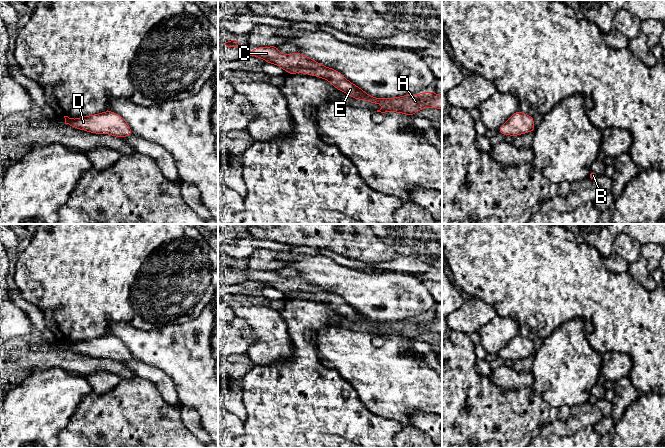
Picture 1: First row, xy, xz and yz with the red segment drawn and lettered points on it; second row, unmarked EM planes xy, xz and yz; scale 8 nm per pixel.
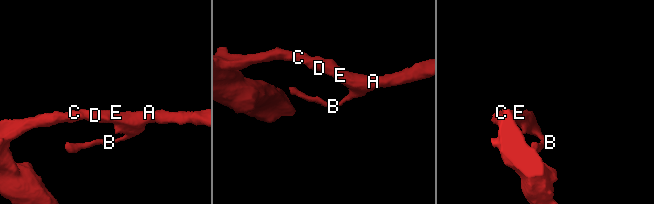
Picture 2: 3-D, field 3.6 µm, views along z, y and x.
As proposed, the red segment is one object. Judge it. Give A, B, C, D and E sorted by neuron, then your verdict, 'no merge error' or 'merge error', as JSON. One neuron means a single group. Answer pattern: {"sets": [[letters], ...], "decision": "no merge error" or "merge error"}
{"sets": [["A", "B", "C", "D", "E"]], "decision": "no merge error"}

